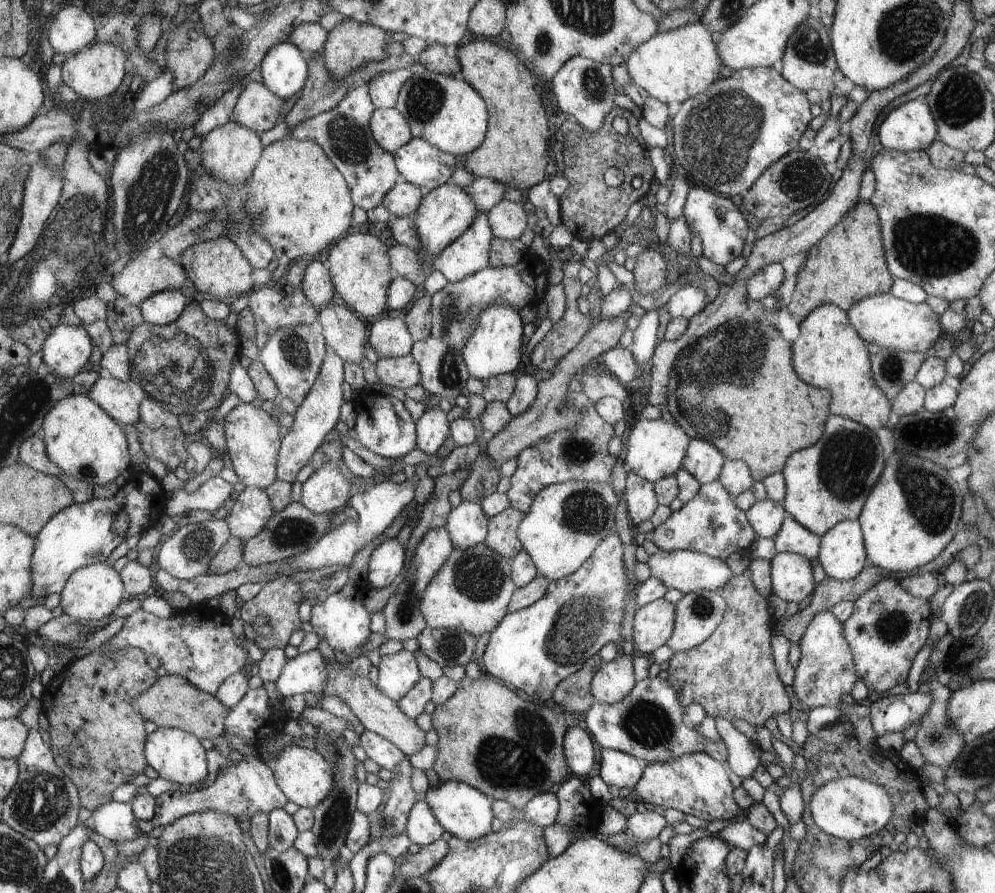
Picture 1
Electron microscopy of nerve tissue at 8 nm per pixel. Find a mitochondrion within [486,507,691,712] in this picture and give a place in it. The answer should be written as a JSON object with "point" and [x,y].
{"point":[576,626]}

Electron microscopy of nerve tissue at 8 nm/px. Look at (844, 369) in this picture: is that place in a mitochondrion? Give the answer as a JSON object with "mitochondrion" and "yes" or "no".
{"mitochondrion":"no"}

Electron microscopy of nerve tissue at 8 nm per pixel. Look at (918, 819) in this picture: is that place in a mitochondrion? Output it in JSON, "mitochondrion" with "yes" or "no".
{"mitochondrion":"no"}

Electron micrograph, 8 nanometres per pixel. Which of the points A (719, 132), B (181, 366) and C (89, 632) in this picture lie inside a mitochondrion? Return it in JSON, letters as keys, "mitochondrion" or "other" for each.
{"A":"mitochondrion","B":"mitochondrion","C":"other"}

